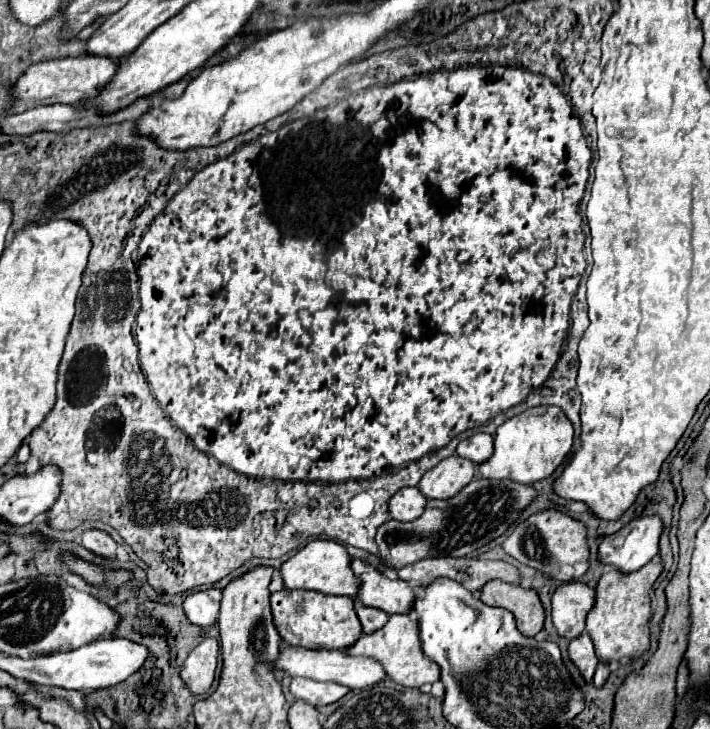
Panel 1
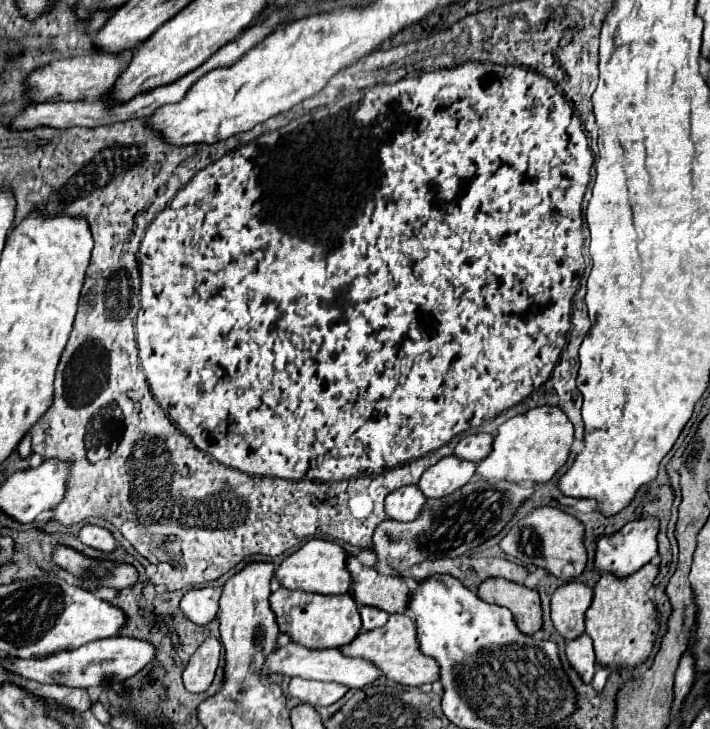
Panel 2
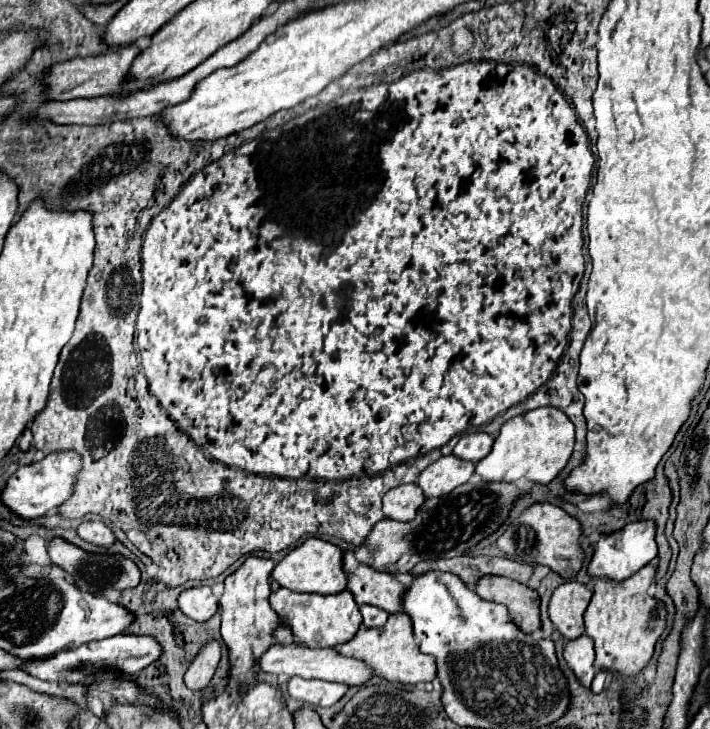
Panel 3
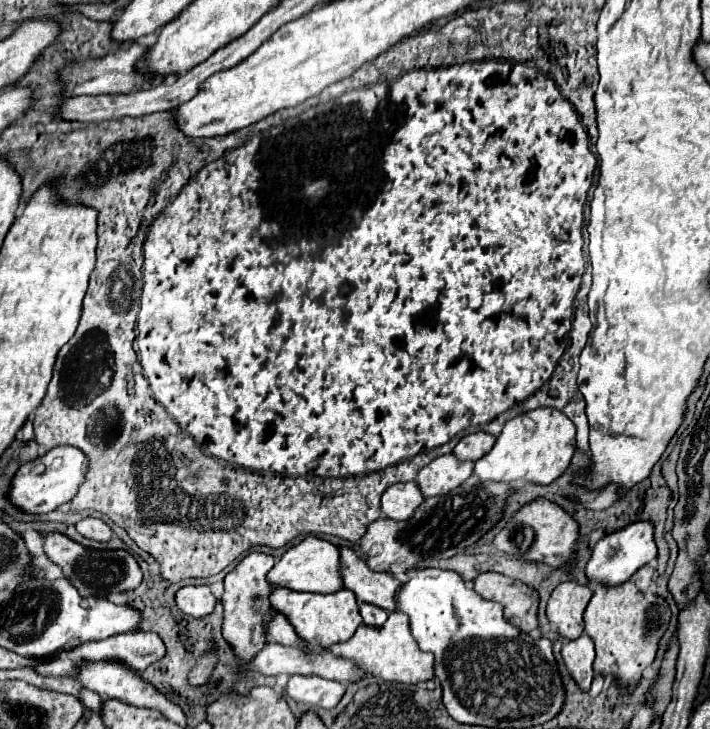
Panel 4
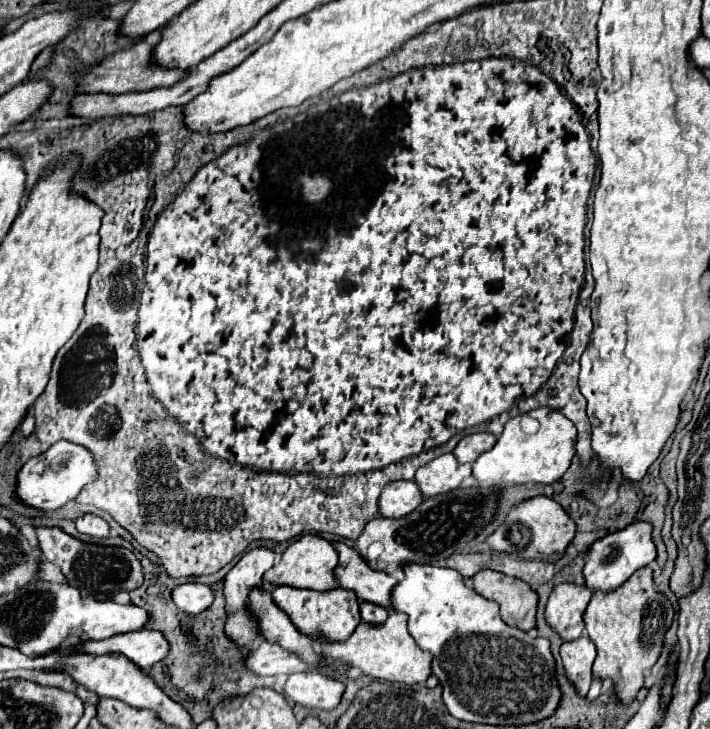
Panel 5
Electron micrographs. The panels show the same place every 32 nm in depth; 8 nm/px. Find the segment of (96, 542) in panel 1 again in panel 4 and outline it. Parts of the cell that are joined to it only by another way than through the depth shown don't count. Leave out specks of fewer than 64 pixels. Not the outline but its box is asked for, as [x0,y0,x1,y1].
[76,516,112,542]

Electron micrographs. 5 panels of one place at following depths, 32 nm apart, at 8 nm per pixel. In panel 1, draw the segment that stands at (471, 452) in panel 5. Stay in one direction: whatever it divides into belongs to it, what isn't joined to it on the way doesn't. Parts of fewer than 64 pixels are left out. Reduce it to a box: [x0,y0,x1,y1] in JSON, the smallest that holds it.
[456,434,494,464]

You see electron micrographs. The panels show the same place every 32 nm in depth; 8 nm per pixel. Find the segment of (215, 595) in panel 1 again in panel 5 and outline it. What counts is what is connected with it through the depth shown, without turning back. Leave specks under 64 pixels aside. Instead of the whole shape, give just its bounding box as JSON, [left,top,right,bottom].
[172,582,214,616]

